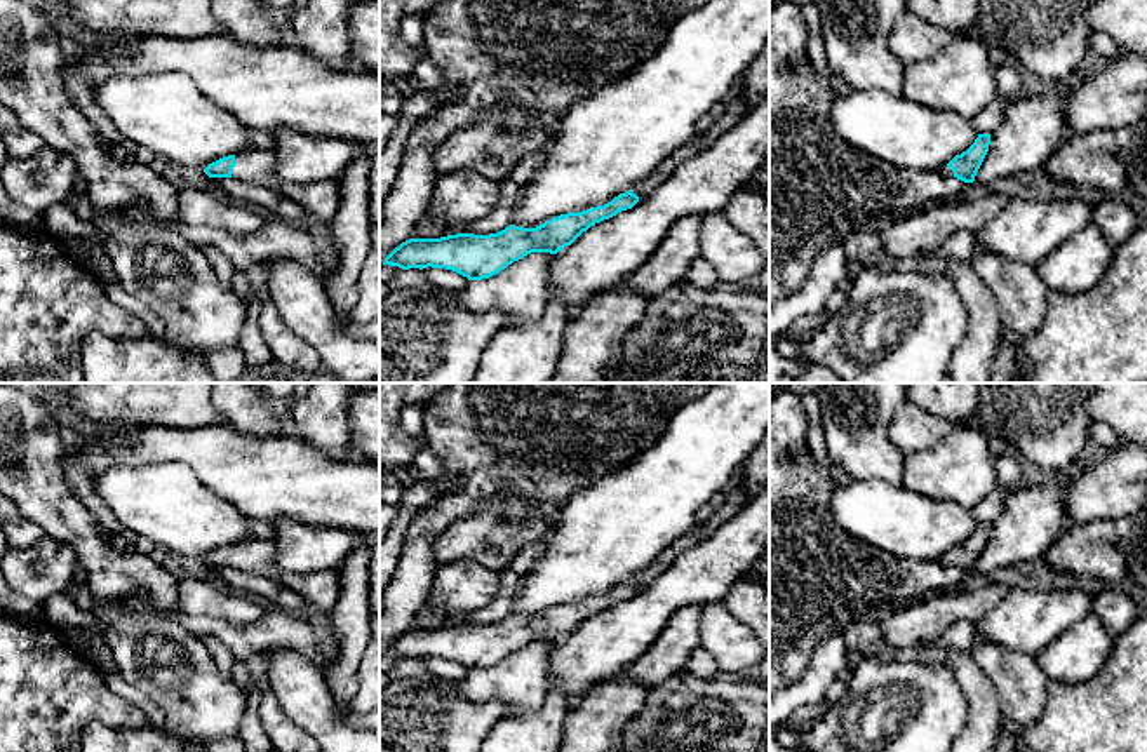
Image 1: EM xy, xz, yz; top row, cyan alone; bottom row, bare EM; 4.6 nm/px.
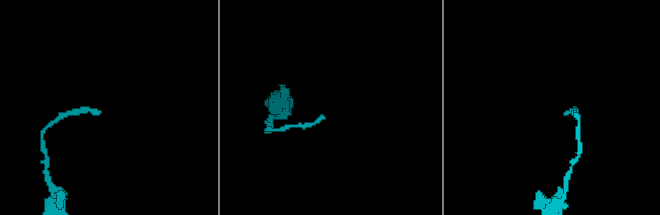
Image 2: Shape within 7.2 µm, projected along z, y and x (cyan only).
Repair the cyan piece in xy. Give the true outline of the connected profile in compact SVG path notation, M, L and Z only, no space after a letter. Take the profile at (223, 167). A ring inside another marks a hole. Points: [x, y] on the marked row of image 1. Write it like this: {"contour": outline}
{"contour": "M258 150L223 157L209 164L204 172L209 178L233 178L249 185L280 191L282 179L275 172L277 155L273 150Z"}

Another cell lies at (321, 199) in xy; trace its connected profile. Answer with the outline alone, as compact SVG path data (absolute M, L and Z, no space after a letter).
M320 179L310 183L282 183L280 193L298 202L310 218L329 223L341 204L338 179Z

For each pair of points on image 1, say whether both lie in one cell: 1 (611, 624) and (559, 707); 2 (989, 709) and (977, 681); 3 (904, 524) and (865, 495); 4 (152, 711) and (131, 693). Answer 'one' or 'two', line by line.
1: two
2: one
3: one
4: one

